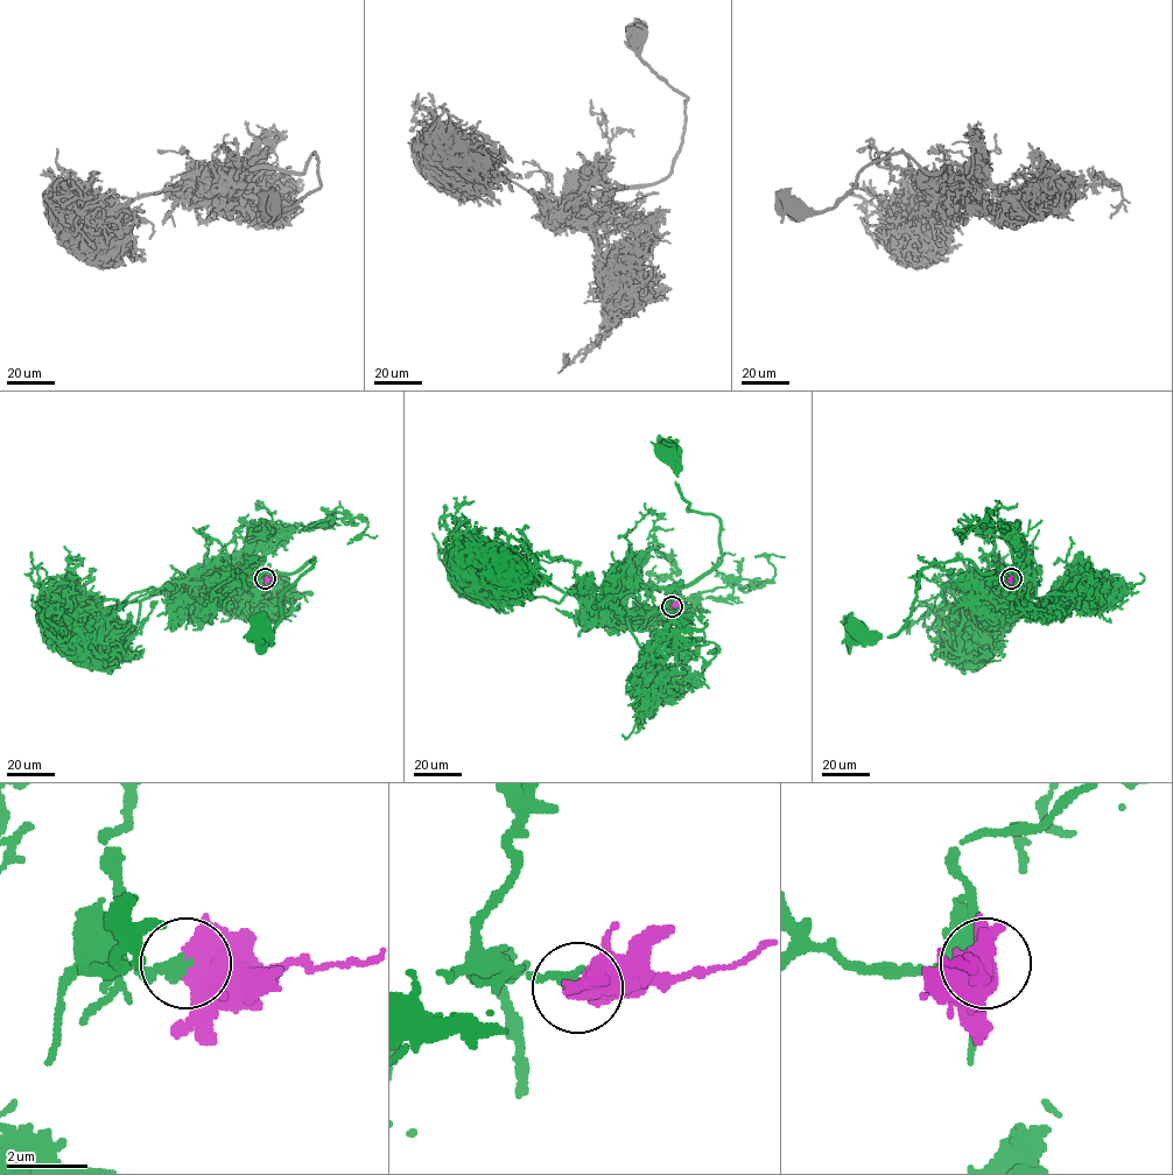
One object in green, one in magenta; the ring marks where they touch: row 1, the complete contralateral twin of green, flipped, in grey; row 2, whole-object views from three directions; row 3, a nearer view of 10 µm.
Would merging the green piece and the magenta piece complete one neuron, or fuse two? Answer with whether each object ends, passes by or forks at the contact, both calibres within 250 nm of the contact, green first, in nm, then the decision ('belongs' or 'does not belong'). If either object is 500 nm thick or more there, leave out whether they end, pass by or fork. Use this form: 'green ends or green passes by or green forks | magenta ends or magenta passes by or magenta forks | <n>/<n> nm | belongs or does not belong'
300/600 nm | belongs

